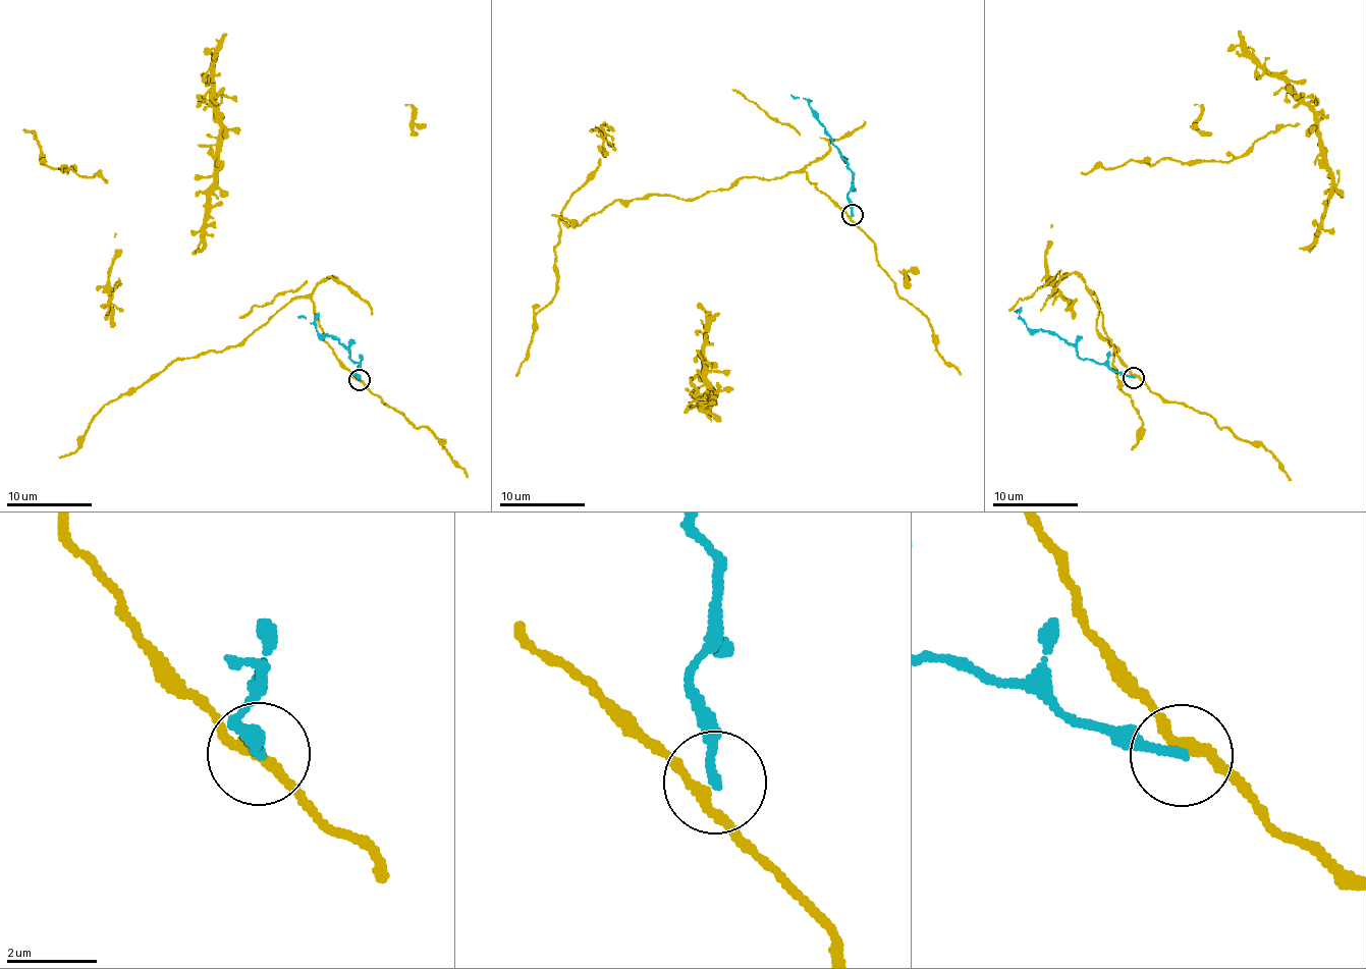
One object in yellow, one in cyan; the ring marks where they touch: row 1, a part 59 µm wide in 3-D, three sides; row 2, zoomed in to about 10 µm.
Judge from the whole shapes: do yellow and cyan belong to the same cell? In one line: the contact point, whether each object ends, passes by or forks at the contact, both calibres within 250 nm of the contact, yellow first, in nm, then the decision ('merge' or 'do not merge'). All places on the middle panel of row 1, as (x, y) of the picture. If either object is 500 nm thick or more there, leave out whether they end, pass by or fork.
place (852, 215); yellow passes by; cyan ends; calibres 240 and 200 nm; do not merge

